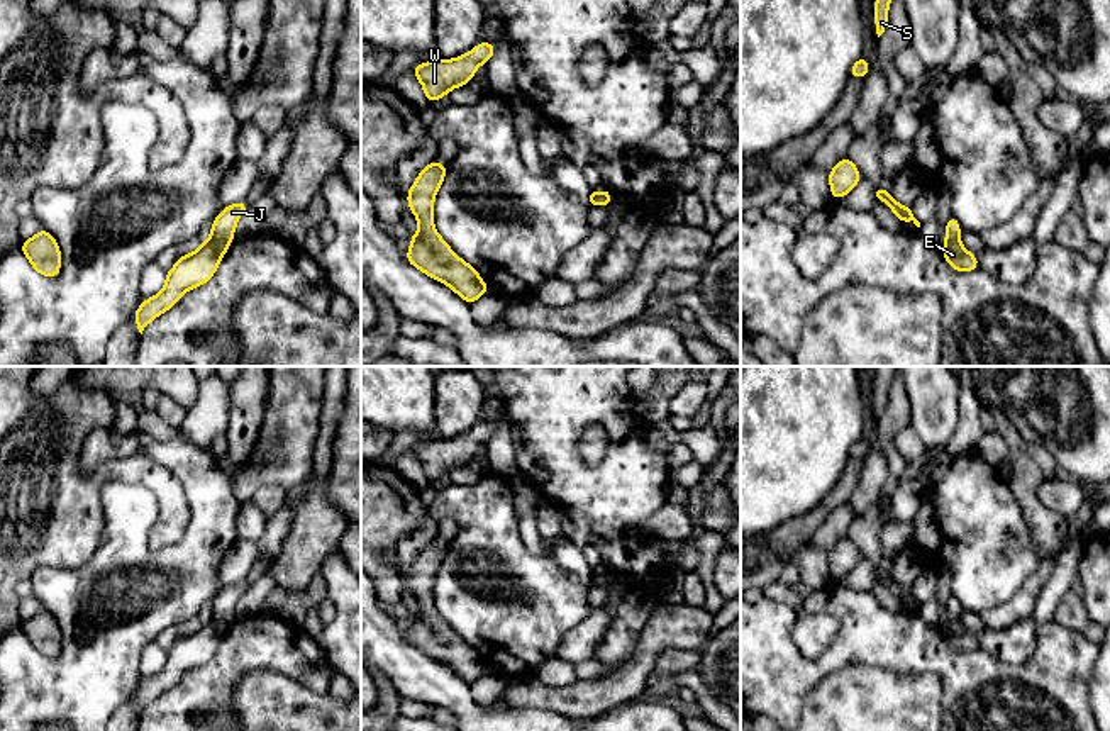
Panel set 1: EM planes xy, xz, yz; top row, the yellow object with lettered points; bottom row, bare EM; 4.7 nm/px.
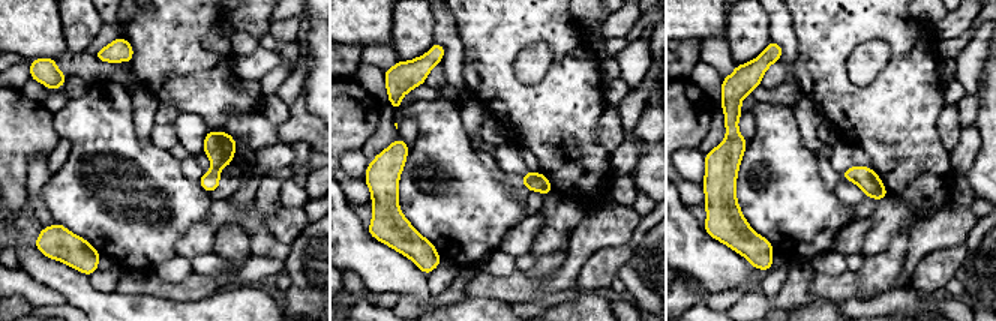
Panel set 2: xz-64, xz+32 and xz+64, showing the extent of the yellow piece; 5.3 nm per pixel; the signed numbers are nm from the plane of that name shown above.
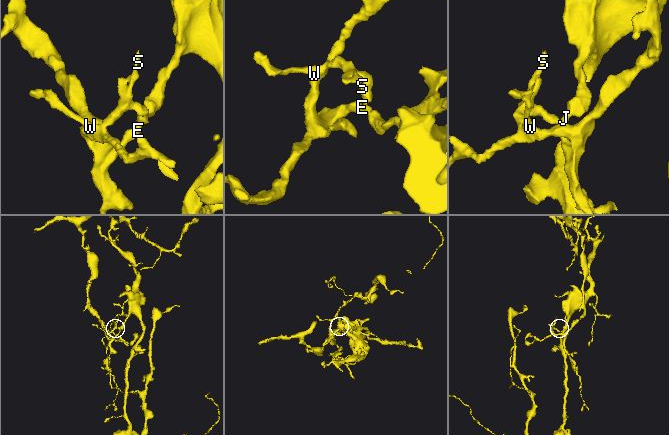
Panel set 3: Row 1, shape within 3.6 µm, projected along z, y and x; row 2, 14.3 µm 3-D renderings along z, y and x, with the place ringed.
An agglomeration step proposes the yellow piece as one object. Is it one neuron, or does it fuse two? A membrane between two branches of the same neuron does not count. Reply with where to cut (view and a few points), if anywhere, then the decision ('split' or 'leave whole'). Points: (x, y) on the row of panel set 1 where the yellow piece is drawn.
cut xy (210, 234), (229, 243); split

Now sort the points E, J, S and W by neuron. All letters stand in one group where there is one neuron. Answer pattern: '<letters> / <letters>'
E S W / J

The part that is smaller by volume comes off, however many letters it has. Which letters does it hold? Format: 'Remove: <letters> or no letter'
Remove: E, S, W

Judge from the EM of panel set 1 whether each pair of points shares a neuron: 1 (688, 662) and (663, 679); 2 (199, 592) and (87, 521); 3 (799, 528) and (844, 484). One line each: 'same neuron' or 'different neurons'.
1: same neuron
2: different neurons
3: same neuron

